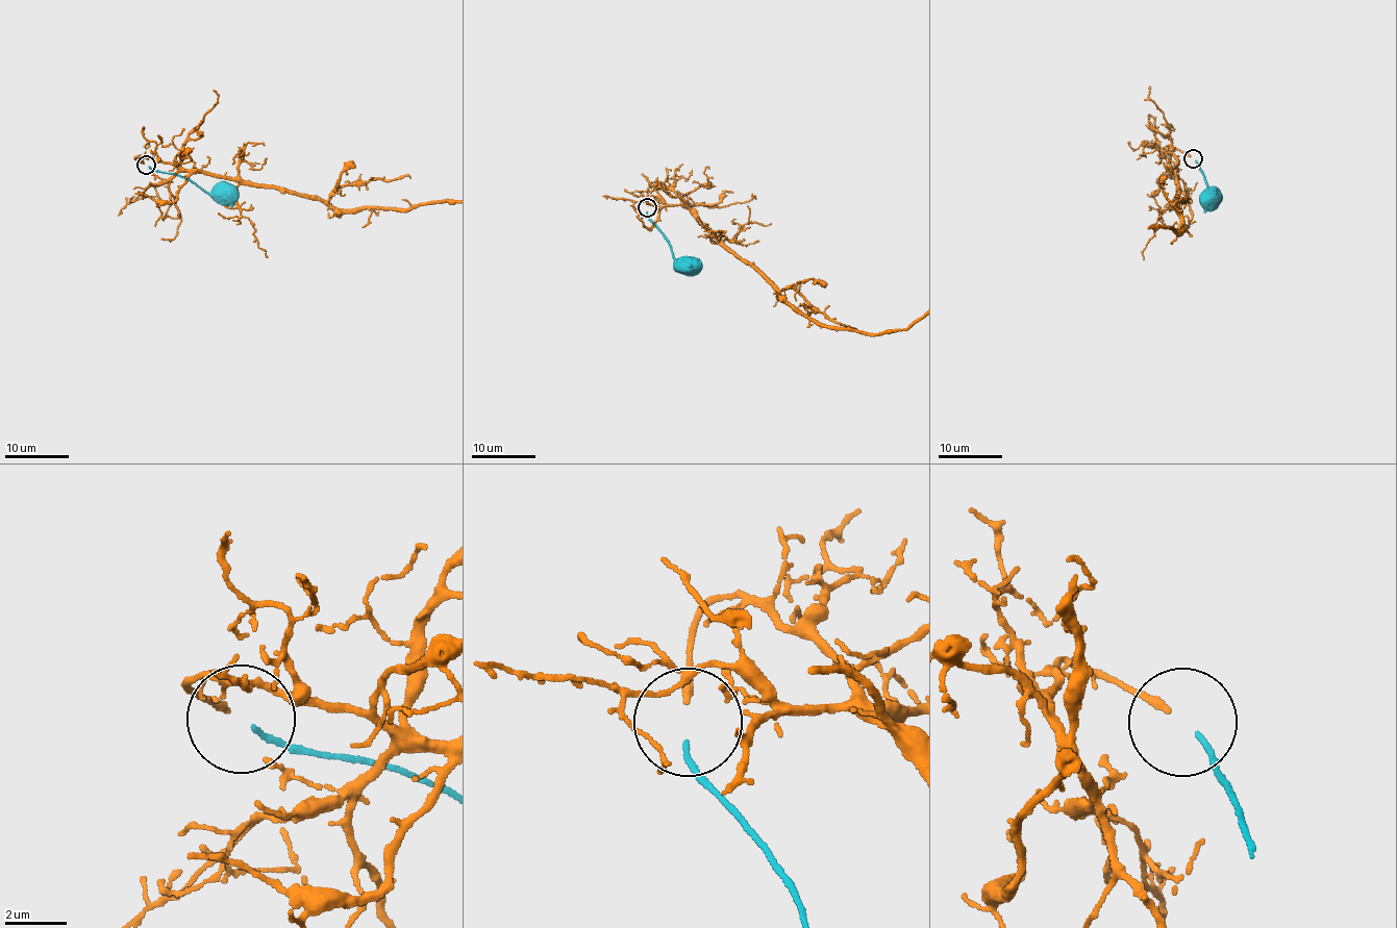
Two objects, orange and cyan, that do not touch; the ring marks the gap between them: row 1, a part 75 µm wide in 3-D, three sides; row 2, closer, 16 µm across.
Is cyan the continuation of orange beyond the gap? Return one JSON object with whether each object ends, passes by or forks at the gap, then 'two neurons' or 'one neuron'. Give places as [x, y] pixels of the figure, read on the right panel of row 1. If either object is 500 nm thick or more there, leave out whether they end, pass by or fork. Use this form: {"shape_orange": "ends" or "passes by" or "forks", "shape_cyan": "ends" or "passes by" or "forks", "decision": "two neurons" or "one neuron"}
{"shape_orange": "ends", "shape_cyan": "ends", "decision": "one neuron"}

